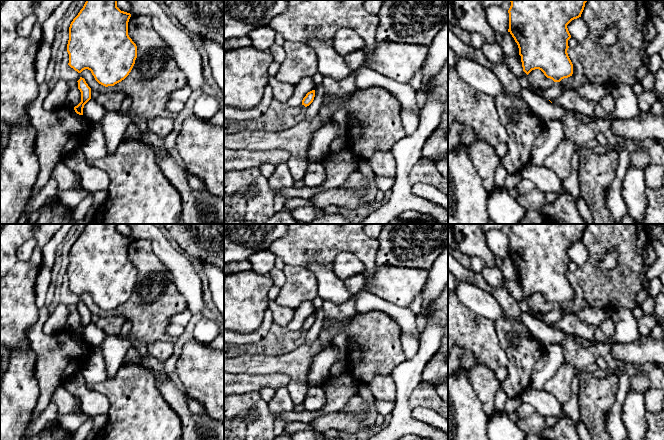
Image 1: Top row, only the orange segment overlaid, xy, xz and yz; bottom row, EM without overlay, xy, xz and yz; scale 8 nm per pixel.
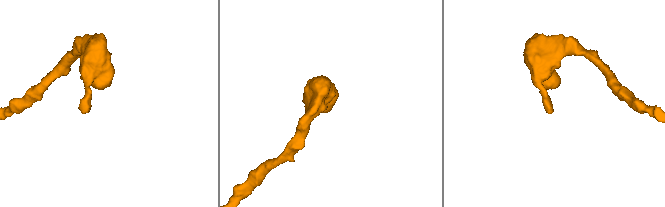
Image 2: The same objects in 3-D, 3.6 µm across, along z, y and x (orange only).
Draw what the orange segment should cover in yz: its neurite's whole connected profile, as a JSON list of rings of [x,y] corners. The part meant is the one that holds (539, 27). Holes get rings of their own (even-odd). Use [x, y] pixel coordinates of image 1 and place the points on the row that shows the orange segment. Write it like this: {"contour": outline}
{"contour": [[[510,0],[509,29],[519,48],[523,71],[541,70],[547,78],[560,82],[573,74],[573,64],[568,56],[571,35],[567,25],[581,17],[587,0]]]}

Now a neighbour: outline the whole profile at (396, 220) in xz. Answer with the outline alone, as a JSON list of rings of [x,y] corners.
[[[398,218],[392,219],[388,224],[437,224],[435,221],[403,220]]]

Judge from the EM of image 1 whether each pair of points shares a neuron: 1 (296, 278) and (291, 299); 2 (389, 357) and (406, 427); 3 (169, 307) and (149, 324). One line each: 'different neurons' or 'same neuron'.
1: same neuron
2: different neurons
3: same neuron

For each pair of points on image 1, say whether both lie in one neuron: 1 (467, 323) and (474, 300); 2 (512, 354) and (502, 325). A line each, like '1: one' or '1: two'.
1: two
2: one

